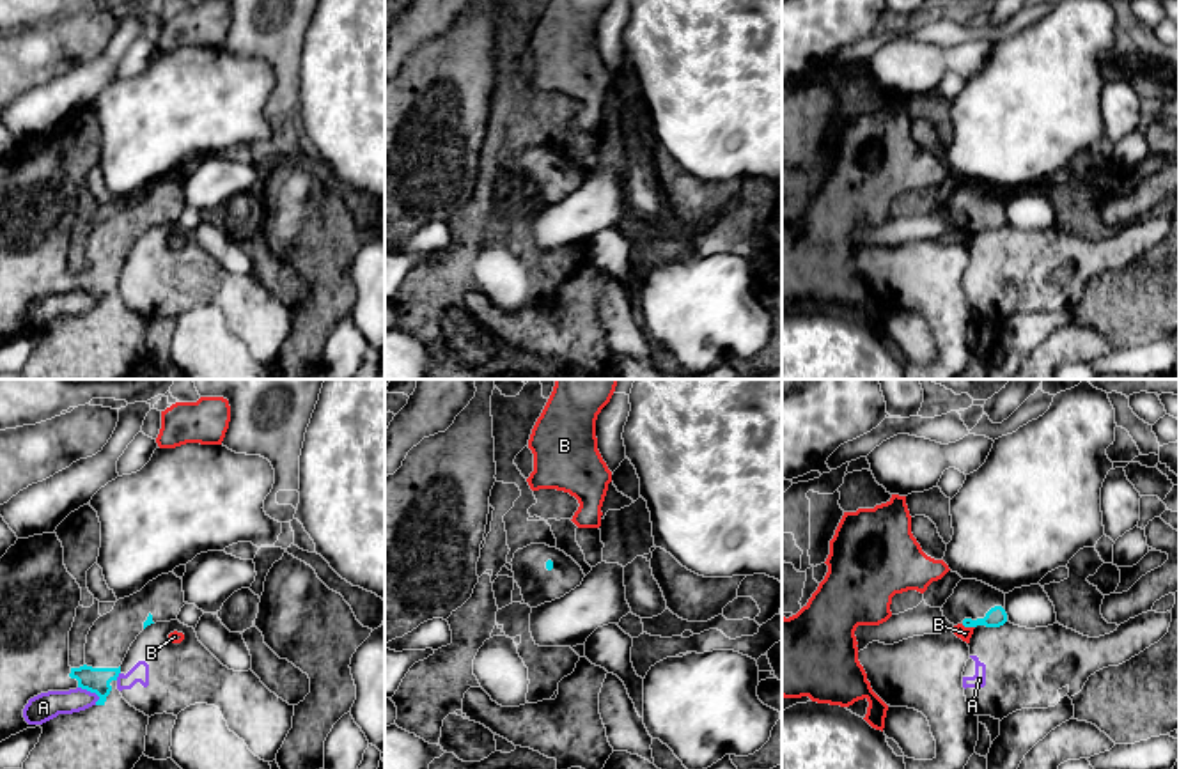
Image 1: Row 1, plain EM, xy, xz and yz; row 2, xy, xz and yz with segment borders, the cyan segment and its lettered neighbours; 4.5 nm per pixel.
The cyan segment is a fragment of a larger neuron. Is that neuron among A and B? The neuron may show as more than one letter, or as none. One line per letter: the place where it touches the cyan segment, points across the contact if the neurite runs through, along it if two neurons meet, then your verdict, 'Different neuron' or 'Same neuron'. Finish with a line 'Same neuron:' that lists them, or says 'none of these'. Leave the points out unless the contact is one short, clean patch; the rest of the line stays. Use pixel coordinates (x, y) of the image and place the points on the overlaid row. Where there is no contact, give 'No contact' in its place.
A: Touches cyan at xy (93, 691). Boundary: xy (78, 686), (93, 691), (98, 697), (96, 704). Different neuron
B: Touches cyan at yz (968, 626). Boundary: yz (961, 624), (974, 628). Different neuron
Same neuron: none of these

